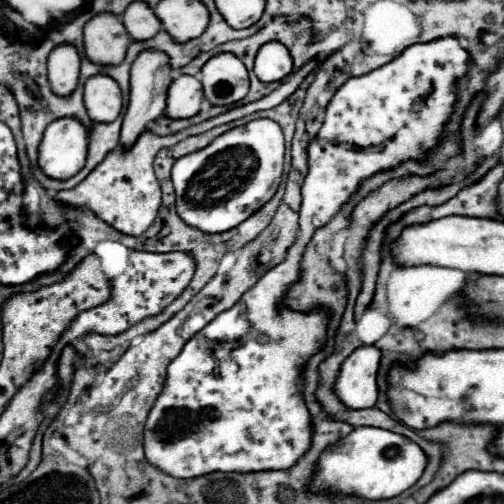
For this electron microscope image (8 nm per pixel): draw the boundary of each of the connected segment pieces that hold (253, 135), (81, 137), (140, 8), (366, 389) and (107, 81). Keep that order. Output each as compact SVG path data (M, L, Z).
M253 119L213 139L207 147L181 157L173 165L173 187L179 217L205 233L223 233L259 211L281 183L285 140L271 119Z
M75 117L53 121L39 145L39 165L53 179L69 179L83 169L89 147L89 133Z
M135 1L127 7L123 13L123 25L135 41L145 41L161 31L161 21L157 21L153 7L145 5L143 1Z
M375 345L359 347L343 361L335 393L347 407L367 409L377 403L379 363L381 363L381 349L377 349Z
M97 73L85 81L85 107L95 123L109 123L115 121L121 113L123 97L117 81L109 75Z

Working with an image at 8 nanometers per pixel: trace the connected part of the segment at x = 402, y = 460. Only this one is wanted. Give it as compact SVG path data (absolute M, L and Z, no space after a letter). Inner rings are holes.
M355 427L345 439L341 439L337 445L331 445L323 451L319 457L319 469L315 471L311 489L319 493L341 493L341 495L357 495L365 499L391 499L407 491L417 483L417 479L423 475L427 467L427 455L425 451L409 441L401 433L393 433L387 429L377 429L377 427Z

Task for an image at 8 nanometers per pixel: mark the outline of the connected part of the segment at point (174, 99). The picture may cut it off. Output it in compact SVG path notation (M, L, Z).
M177 75L169 89L165 115L171 119L193 117L199 113L201 103L203 103L201 81L193 75Z

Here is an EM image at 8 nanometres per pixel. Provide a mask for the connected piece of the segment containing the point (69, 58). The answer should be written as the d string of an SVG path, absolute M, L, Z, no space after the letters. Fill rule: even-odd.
M61 43L49 55L49 83L57 95L69 95L79 81L81 59L75 45Z

